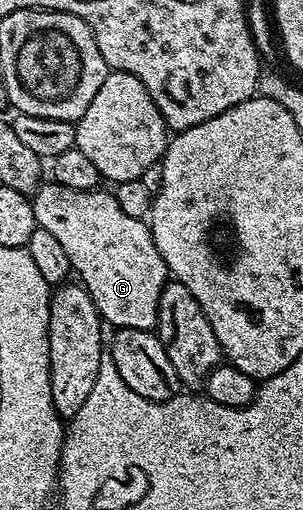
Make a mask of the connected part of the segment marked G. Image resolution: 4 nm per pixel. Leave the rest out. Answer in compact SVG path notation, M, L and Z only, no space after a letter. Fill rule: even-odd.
M39 184L32 194L34 224L60 239L60 247L71 257L71 270L98 304L98 316L107 326L153 330L168 270L149 224L127 215L105 188L72 191L72 187L46 184Z

